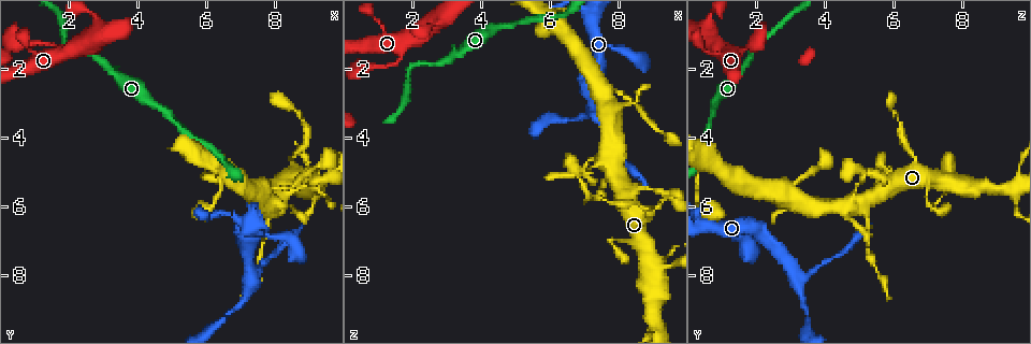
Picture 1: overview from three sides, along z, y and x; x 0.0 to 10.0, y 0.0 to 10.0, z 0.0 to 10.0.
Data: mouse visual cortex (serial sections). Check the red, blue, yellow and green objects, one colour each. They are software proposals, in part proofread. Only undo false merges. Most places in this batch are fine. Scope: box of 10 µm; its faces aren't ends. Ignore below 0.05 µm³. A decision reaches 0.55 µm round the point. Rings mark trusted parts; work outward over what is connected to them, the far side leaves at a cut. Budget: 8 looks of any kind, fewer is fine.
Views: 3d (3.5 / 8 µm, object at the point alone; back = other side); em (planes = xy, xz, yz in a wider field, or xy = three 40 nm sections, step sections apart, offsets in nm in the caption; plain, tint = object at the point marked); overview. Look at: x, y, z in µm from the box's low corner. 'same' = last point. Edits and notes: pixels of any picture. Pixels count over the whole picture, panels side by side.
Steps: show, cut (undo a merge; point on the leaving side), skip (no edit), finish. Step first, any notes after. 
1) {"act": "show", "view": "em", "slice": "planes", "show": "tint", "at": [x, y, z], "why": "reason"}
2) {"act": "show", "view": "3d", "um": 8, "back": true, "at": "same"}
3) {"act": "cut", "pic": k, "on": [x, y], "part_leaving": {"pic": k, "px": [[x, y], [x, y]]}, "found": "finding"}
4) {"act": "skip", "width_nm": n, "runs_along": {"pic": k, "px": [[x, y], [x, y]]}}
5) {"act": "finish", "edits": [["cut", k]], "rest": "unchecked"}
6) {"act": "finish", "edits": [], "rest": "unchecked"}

{"act": "show", "view": "3d", "um": 3.5, "at": [2.50, 1.55, 1.90], "why": "sharp bend"}

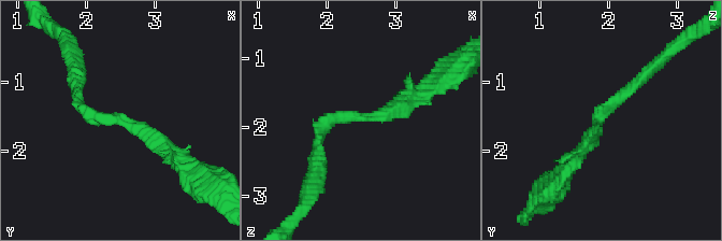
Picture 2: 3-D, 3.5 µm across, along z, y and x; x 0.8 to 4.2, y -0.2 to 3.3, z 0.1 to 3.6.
{"act": "show", "view": "em", "slice": "xy", "step": 2, "show": "tint", "at": [2.60, 1.60, 1.85], "arm_widths_nm": [200, 200], "why": "now the EM"}

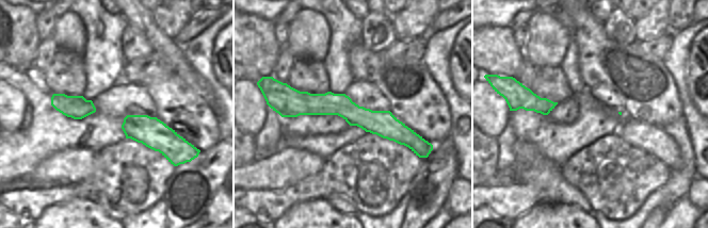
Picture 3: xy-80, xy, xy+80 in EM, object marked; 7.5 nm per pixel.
{"act": "skip", "width_nm": 200, "runs_along": {"pic": 2, "px": [[181, 164], [147, 130], [88, 114], [78, 95]]}, "found": "all the same cell"}

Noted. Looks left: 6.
{"act": "show", "view": "3d", "um": 3.5, "at": [8.45, 5.45, 5.50], "why": "thick turns thin"}

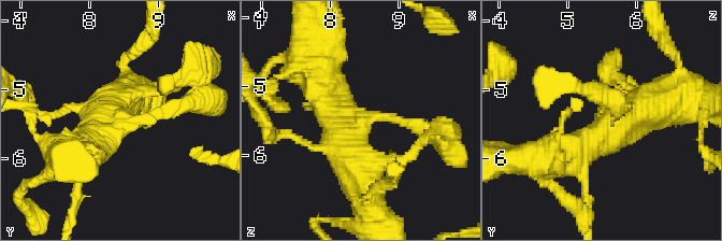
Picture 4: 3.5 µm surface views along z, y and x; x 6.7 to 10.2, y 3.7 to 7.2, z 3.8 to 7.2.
{"act": "show", "view": "em", "slice": "xy", "step": 2, "show": "tint", "at": [8.45, 5.50, 5.55], "arms": 4, "arm_widths_nm": [150, 150, 450, 600]}

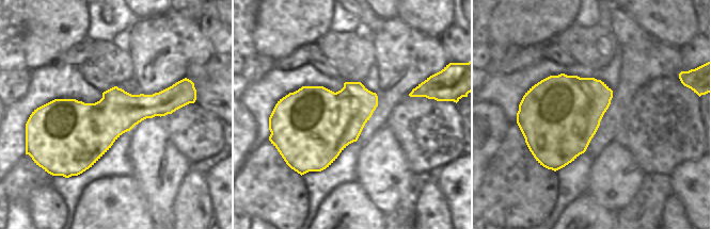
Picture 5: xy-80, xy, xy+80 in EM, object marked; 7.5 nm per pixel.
{"act": "show", "view": "em", "slice": "xy", "step": 3, "show": "tint", "at": "same"}

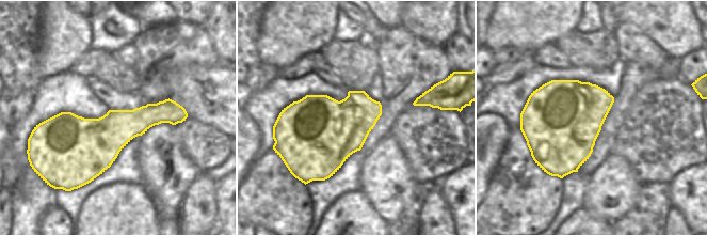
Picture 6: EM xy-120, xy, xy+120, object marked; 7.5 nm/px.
{"act": "skip", "width_nm": 500, "runs_along": {"pic": 4, "px": [[359, 175], [342, 133], [369, 117], [424, 128]]}, "found": "one cell here"}

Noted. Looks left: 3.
{"act": "show", "view": "3d", "um": 3.5, "at": [7.85, 5.55, 2.65], "why": "three arms meet"}

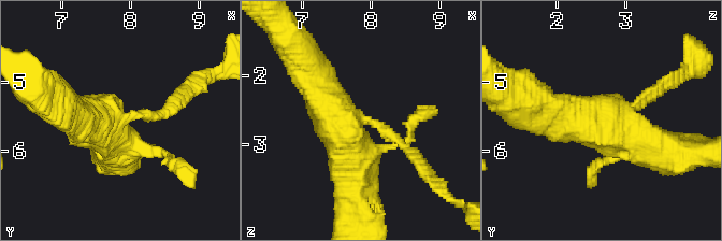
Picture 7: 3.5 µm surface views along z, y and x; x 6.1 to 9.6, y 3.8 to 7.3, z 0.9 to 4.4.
{"act": "show", "view": "em", "slice": "xy", "step": 3, "show": "tint", "at": [7.90, 5.50, 2.65]}

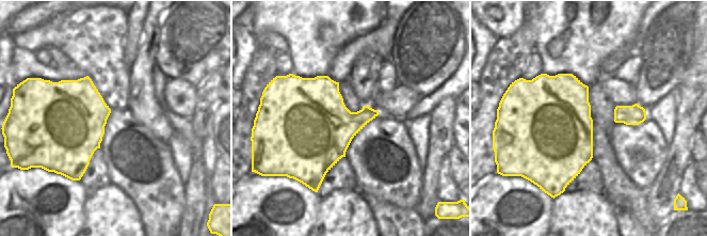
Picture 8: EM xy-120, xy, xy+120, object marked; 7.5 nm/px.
{"act": "skip", "runs_along": {"pic": 7, "px": [[354, 195], [347, 140], [314, 74]]}, "found": "one cell here"}

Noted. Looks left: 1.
{"act": "finish", "edits": [], "rest": "unchecked"}

